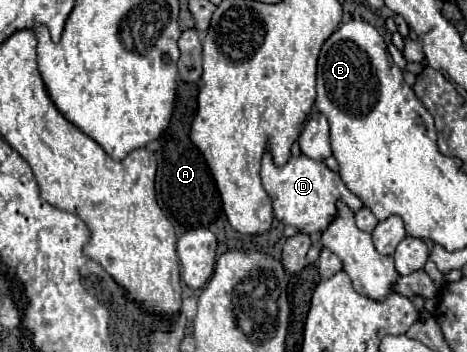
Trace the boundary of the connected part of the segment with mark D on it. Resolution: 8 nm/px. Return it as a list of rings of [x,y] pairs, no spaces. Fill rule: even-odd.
[[[263,156],[263,166],[261,166],[261,180],[267,190],[267,194],[273,200],[273,214],[279,222],[285,226],[293,226],[305,234],[317,234],[323,232],[327,226],[319,224],[319,220],[333,220],[337,216],[337,202],[343,202],[351,208],[351,212],[357,212],[363,208],[361,200],[347,190],[339,174],[331,172],[323,162],[311,160],[307,156],[291,158],[285,166],[275,166],[271,162],[271,156]],[[307,214],[319,214],[319,218],[305,218]]]

